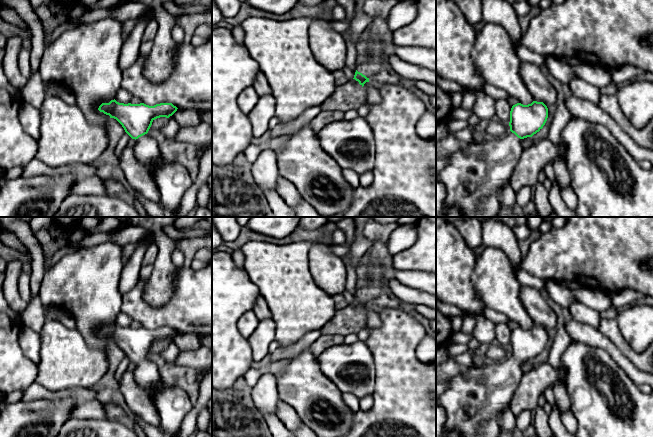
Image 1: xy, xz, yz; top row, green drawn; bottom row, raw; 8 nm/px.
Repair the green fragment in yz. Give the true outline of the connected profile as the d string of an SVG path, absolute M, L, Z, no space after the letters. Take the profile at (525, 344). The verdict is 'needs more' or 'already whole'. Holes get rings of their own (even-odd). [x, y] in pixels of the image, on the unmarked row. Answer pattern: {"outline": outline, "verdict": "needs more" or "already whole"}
{"outline": "M543 326L517 327L511 332L510 355L506 359L492 364L481 359L476 366L452 378L447 390L436 397L436 406L441 406L446 412L444 433L457 431L461 437L499 437L500 415L509 407L520 382L523 374L521 364L539 356L547 342L548 332Z", "verdict": "needs more"}

